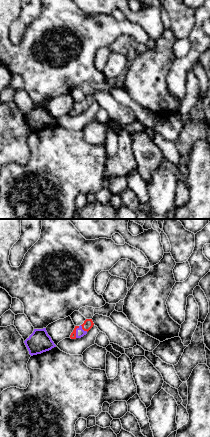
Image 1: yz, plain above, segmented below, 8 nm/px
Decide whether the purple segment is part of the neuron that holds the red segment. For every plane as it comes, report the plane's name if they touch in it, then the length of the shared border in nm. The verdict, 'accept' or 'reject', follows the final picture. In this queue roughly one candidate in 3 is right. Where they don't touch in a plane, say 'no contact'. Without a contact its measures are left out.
contact in yz; length 120 nm

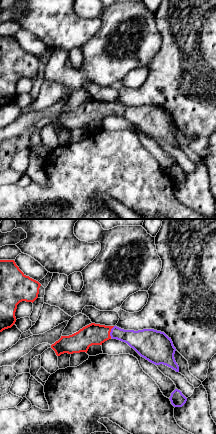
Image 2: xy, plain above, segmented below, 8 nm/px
contact in xy; length 100 nm

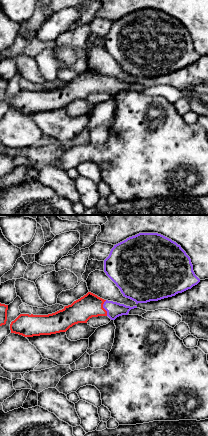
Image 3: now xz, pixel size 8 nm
contact in xz; length 130 nm

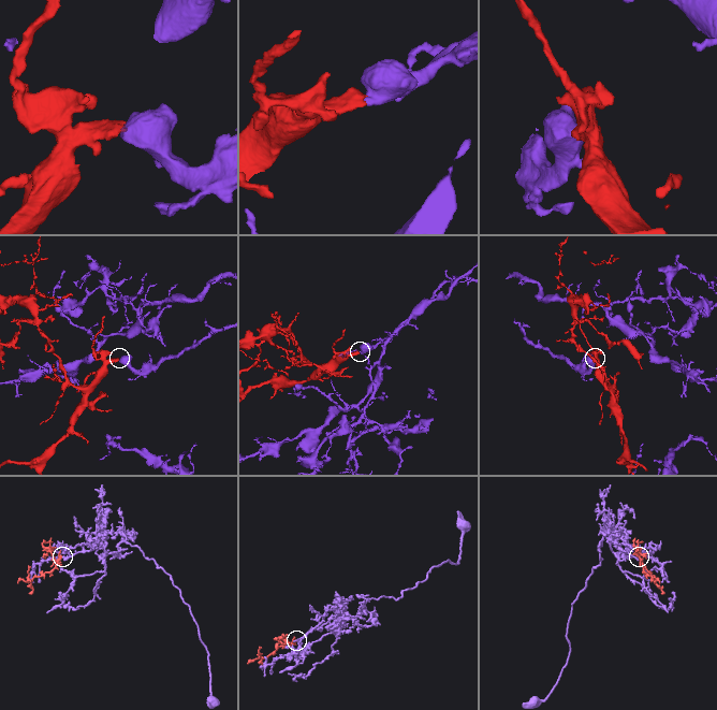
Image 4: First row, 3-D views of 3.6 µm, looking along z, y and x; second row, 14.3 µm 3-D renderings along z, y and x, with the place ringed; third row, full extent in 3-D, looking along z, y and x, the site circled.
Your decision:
accept

